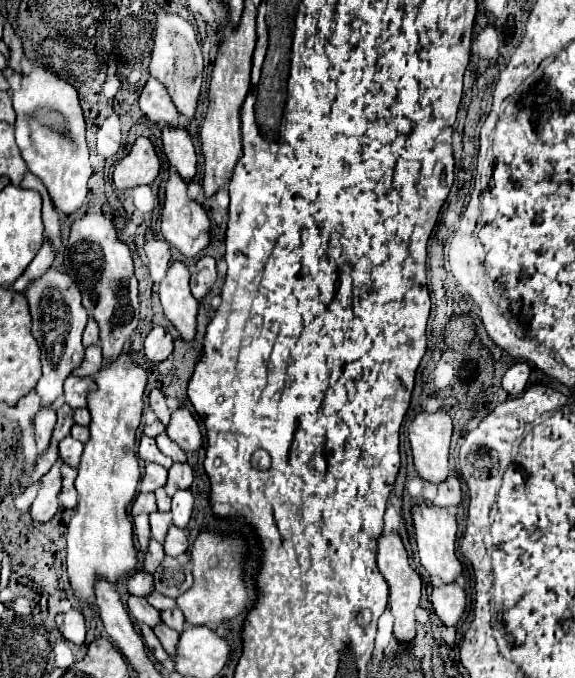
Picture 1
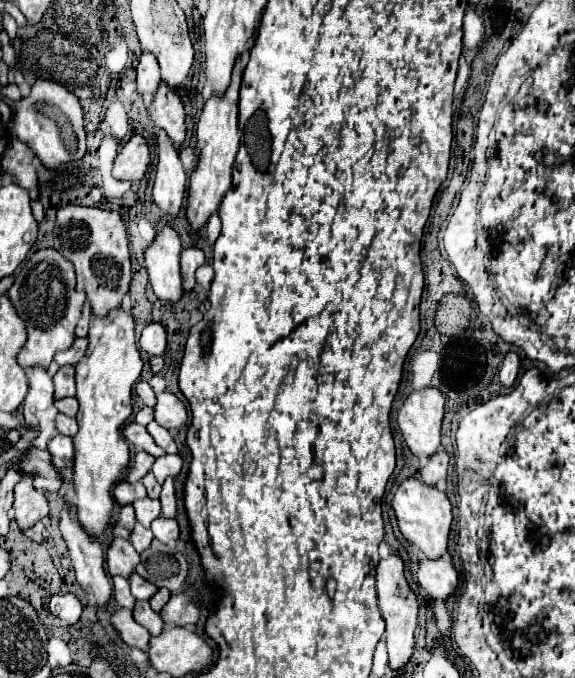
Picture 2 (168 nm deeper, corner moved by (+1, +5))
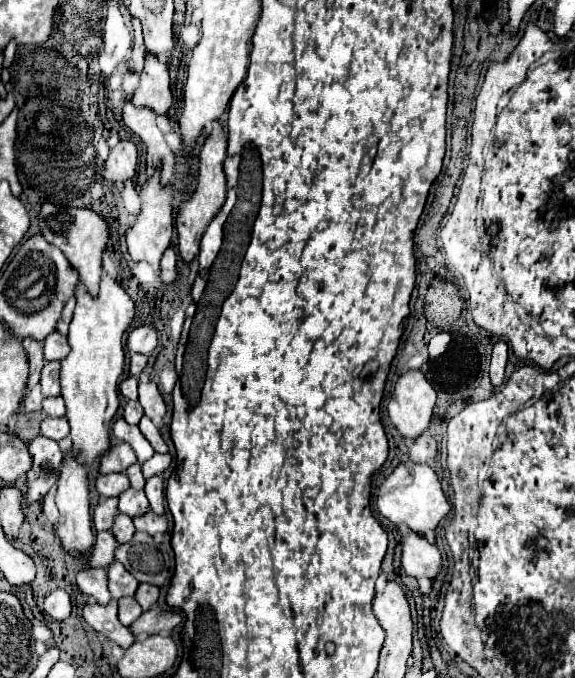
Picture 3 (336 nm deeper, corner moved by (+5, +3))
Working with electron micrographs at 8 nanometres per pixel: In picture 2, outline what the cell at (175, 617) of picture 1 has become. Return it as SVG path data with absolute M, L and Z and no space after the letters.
M159 588L159 592L149 600L149 604L155 612L161 612L161 608L169 602L169 598L171 598L171 592L167 588Z

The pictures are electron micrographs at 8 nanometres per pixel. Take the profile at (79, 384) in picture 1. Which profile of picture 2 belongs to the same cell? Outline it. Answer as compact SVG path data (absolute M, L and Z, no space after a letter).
M61 366L57 374L53 376L55 382L55 398L75 396L75 368L73 366Z

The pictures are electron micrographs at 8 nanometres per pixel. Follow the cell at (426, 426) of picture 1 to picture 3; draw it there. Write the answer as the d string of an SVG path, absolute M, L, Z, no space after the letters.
M405 370L389 400L387 412L393 426L405 438L417 438L431 422L435 406L435 390L421 370Z

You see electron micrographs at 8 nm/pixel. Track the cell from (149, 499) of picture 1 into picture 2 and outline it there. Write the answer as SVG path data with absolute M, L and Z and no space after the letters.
M119 482L113 490L113 498L119 502L119 504L133 504L133 500L139 500L139 498L147 498L147 492L145 492L145 486L141 482Z

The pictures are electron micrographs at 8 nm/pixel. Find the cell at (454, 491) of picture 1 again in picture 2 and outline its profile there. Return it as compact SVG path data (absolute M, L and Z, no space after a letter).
M439 448L437 456L431 456L423 464L421 480L443 490L445 488L445 480L447 480L447 468L449 468L449 456L447 456L447 452L443 448Z

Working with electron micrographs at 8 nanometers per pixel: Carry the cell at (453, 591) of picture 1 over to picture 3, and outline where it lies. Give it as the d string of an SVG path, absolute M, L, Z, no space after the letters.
M407 530L401 540L403 556L401 566L409 576L427 576L433 580L441 568L441 552L435 544L431 544L423 534L415 534L413 530Z

